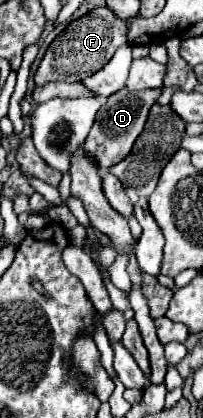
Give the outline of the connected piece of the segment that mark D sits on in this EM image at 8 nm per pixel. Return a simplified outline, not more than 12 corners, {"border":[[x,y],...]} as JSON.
{"border":[[161,90],[115,92],[83,148],[109,170],[129,156]]}

